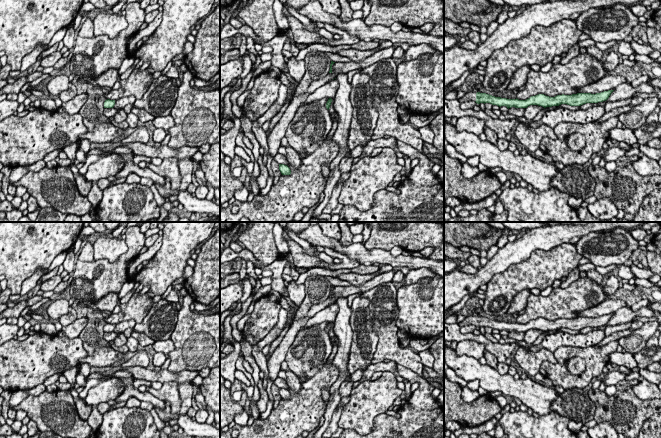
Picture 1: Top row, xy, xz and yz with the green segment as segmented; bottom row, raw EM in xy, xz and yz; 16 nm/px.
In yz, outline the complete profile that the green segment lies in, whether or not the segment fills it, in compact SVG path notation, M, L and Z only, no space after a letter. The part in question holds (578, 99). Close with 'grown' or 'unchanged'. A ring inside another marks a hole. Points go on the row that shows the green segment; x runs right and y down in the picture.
M608 90L601 93L577 93L572 95L557 95L555 97L549 97L544 94L538 94L531 96L526 100L519 99L507 99L501 97L495 97L486 93L480 92L468 92L459 100L460 103L473 100L477 104L490 103L499 107L506 106L508 109L511 107L515 108L527 108L530 105L538 105L544 108L559 106L561 104L567 104L570 106L581 106L586 103L598 103L606 101L614 90Z; grown

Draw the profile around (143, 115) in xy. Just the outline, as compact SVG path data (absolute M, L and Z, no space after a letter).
M135 106L132 107L131 112L135 114L139 118L139 121L141 121L142 123L153 121L155 119L155 117L148 113L146 110L137 108Z

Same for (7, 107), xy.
M3 100L0 101L0 121L4 120L10 115L13 115L17 111L19 104L17 101Z

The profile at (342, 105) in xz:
M339 73L336 76L339 88L334 97L334 110L339 117L337 129L332 137L333 142L338 144L338 150L348 148L348 136L353 115L353 107L350 101L352 84L348 82L347 73Z

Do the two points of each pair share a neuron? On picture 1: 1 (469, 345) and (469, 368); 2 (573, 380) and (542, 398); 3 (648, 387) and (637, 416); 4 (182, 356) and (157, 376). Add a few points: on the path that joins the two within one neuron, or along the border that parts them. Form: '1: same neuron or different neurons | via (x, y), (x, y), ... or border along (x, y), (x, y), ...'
1: different neurons | border along (454, 350), (458, 355), (473, 356), (477, 360)
2: different neurons | border along (570, 388), (566, 390)
3: different neurons | border along (631, 386), (639, 398), (650, 400)
4: different neurons | border along (166, 369), (172, 372), (190, 371)

